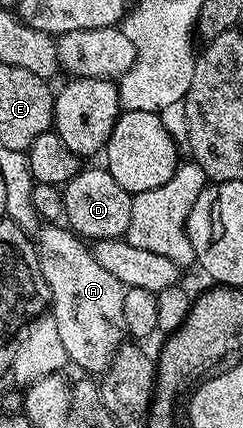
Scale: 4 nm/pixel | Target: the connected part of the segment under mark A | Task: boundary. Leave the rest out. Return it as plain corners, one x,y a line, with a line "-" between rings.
43,224
37,239
39,267
45,276
45,284
49,284
51,300
50,313
57,320
57,332
61,335
61,345
67,353
68,363
73,367
80,366
83,372
91,376
99,376
111,369
125,339
125,287
121,280
94,258
88,245
74,230
63,224

